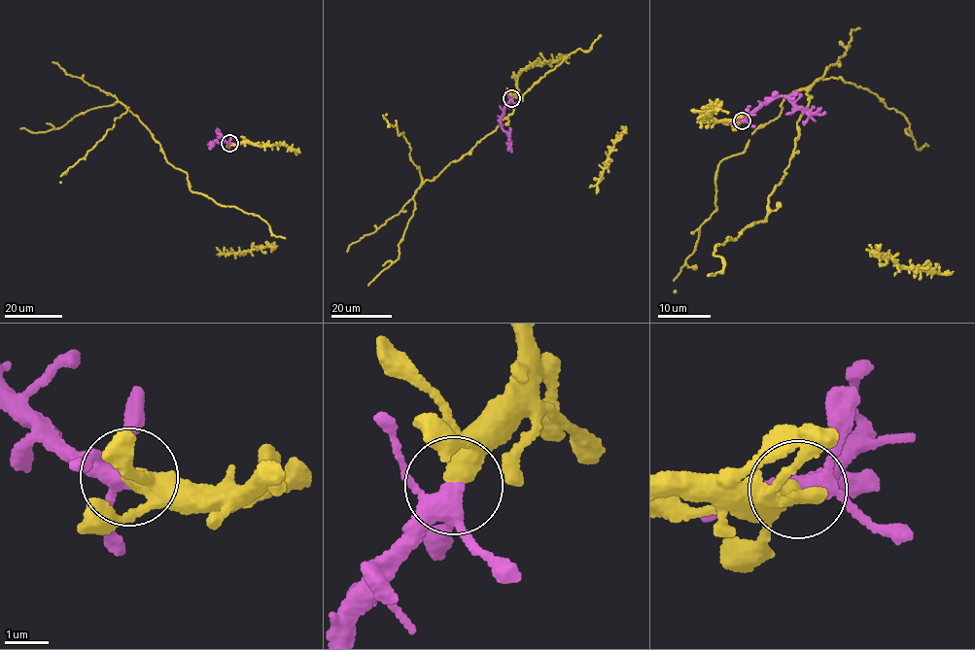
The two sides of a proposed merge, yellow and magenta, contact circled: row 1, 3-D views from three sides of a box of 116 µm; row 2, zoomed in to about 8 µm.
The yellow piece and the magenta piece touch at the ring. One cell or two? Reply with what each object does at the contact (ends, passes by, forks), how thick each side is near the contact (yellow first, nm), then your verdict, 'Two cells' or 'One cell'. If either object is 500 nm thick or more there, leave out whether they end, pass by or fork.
At the ring yellow passes by. At the ring magenta forks. Thickness 360 nm (yellow) against 320 nm. One cell

